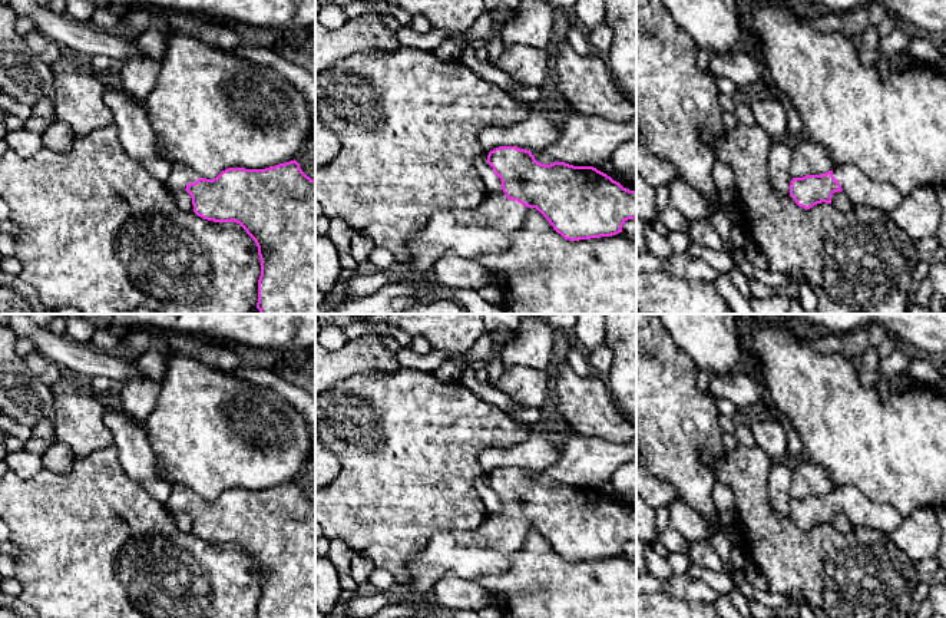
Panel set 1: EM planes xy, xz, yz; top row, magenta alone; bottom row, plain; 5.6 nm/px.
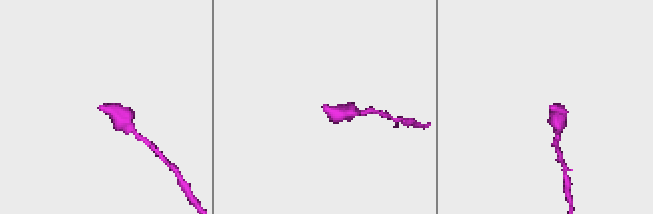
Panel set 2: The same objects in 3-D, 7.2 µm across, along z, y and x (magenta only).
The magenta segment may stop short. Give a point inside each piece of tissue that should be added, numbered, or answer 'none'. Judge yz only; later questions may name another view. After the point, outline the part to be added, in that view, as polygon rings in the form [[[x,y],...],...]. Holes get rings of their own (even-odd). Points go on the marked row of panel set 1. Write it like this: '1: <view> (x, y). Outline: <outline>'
1: yz (860, 189). Outline: [[[854,165],[834,166],[833,176],[854,205],[866,205],[890,211],[903,196],[889,184],[876,184]]]

